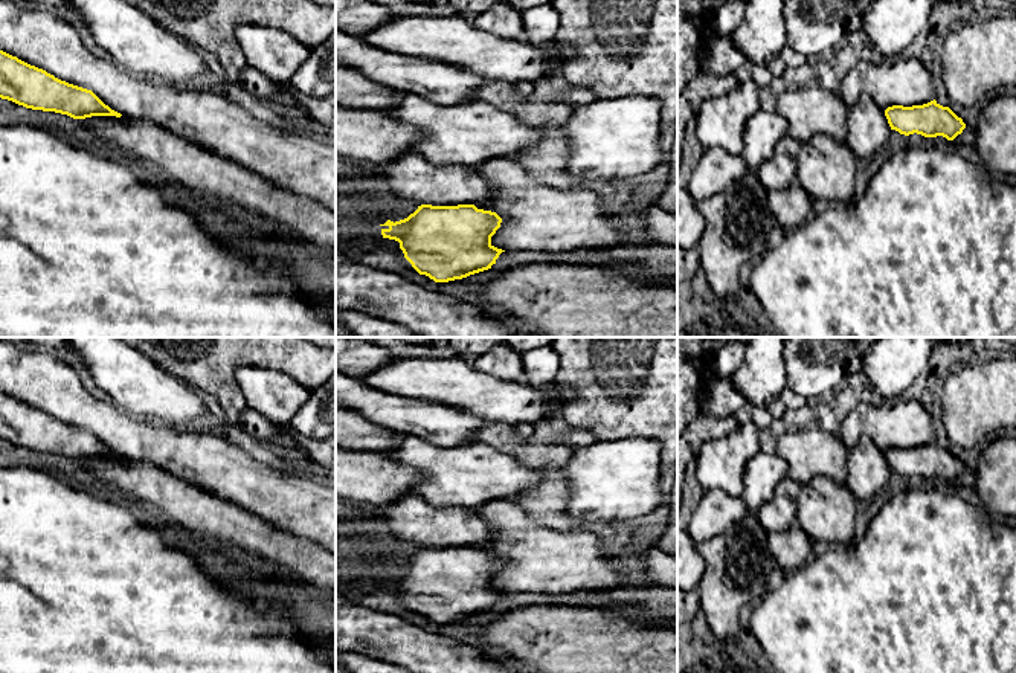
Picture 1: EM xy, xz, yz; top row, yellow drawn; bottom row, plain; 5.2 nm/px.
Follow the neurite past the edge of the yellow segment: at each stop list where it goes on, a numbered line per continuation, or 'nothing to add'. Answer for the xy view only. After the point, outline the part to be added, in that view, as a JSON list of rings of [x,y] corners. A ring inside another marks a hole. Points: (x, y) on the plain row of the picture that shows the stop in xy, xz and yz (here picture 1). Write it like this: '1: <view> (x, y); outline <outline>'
1: xy (304, 507); outline [[[0,340],[0,392],[18,401],[46,412],[69,426],[92,432],[105,447],[128,461],[150,462],[162,467],[178,479],[206,490],[214,496],[230,502],[270,525],[297,537],[308,539],[336,554],[336,484],[323,484],[316,479],[291,475],[278,469],[273,459],[259,459],[227,440],[192,427],[171,427],[151,420],[133,417],[107,400],[96,398],[81,383],[70,365],[58,359],[52,351],[38,348],[20,348],[15,343]]]

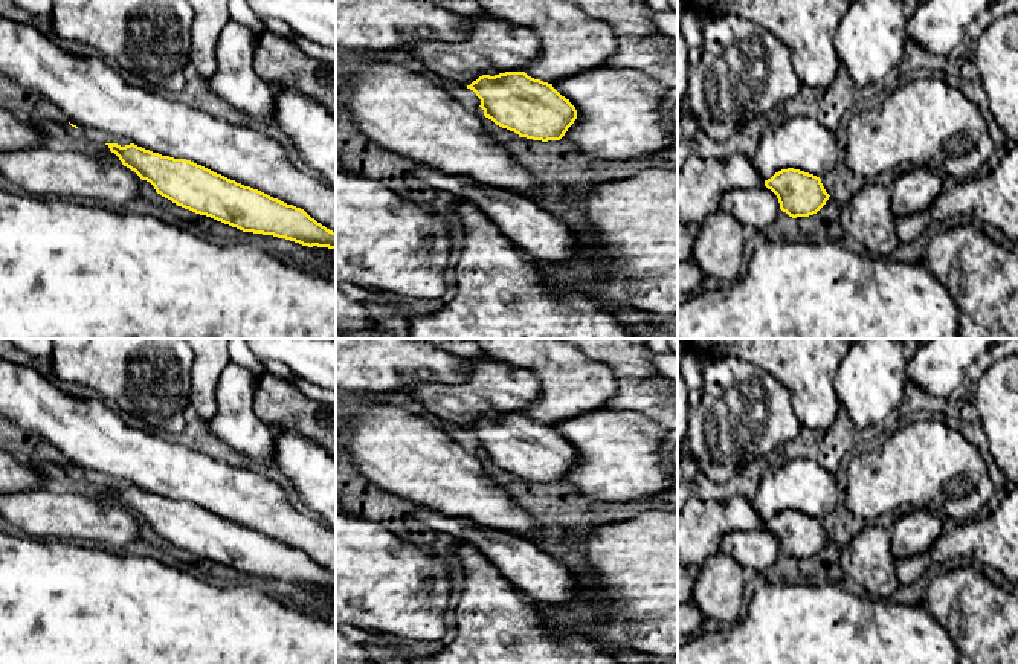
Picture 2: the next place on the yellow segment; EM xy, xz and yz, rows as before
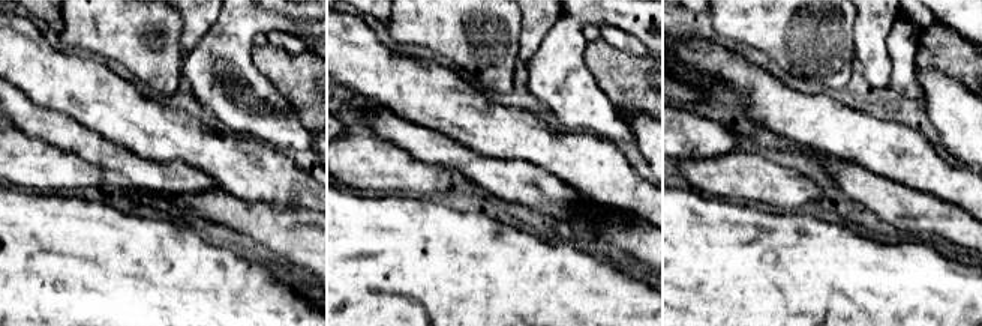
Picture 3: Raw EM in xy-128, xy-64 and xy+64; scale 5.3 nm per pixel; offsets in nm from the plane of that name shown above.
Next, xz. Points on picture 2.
1: xz (618, 454); outline [[[600,409],[592,414],[565,418],[552,424],[577,452],[577,461],[560,482],[572,485],[577,495],[604,502],[630,502],[659,495],[678,484],[676,472],[667,461],[662,444],[667,427],[635,411]]]

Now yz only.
1: yz (802, 484); outline [[[806,456],[771,459],[752,501],[754,511],[763,522],[788,510],[821,521],[833,513],[836,505],[838,485],[835,475]]]

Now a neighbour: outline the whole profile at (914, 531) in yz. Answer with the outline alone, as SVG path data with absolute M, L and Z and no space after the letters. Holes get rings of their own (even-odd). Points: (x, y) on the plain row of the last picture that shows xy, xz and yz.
M923 510L902 511L891 530L873 522L839 548L839 565L865 595L890 600L900 586L894 563L929 550L943 533L943 519Z

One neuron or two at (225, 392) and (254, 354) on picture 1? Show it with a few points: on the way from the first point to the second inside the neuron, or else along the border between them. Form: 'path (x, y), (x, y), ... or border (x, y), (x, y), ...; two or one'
path (225, 380), (225, 371), (241, 354); one

